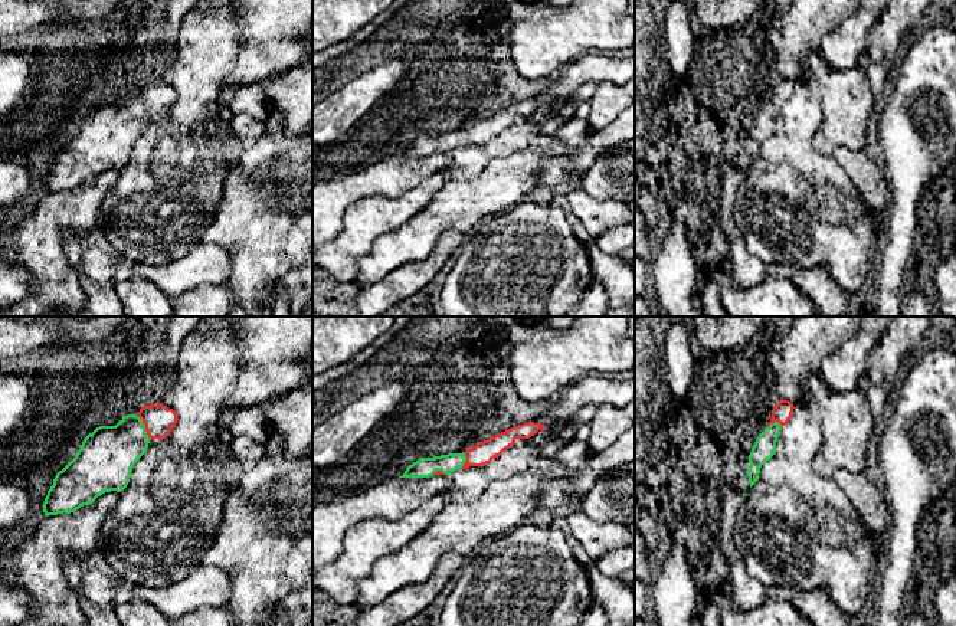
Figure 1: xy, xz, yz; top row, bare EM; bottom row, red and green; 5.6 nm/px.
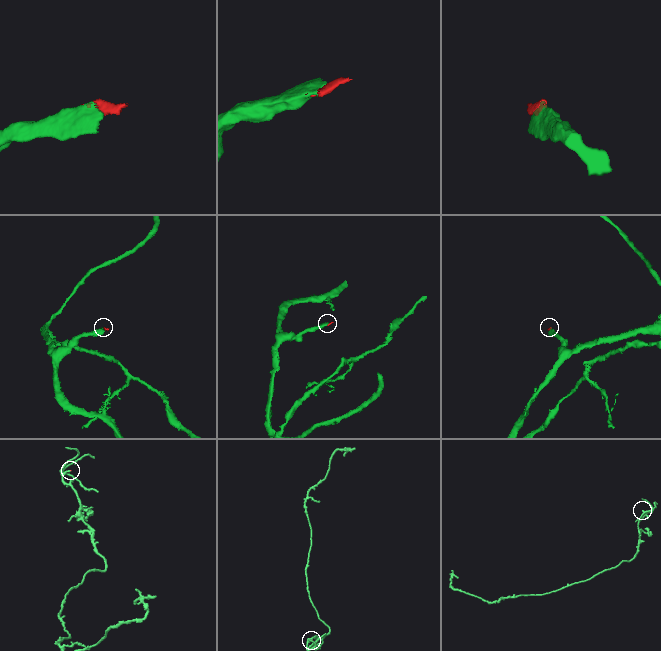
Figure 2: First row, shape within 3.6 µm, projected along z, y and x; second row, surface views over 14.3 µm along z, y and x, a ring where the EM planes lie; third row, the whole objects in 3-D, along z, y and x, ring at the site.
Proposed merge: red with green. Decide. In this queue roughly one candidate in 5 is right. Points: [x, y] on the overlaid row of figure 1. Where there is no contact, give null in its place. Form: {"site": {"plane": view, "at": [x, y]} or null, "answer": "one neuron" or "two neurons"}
{"site": {"plane": "xy", "at": [146, 428]}, "answer": "one neuron"}

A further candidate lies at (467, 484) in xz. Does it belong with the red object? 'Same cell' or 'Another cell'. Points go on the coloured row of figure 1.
Another cell

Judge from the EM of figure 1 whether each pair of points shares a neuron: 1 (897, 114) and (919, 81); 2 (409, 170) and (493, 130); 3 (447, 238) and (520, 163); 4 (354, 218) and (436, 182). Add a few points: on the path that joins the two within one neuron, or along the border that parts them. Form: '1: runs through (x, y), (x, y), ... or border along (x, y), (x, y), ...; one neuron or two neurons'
1: runs through (900, 105), (903, 95), (910, 89); one neuron
2: border along (448, 151), (413, 156); two neurons
3: border along (468, 235), (447, 229), (429, 252); two neurons
4: runs through (375, 216), (400, 209), (416, 199); one neuron

